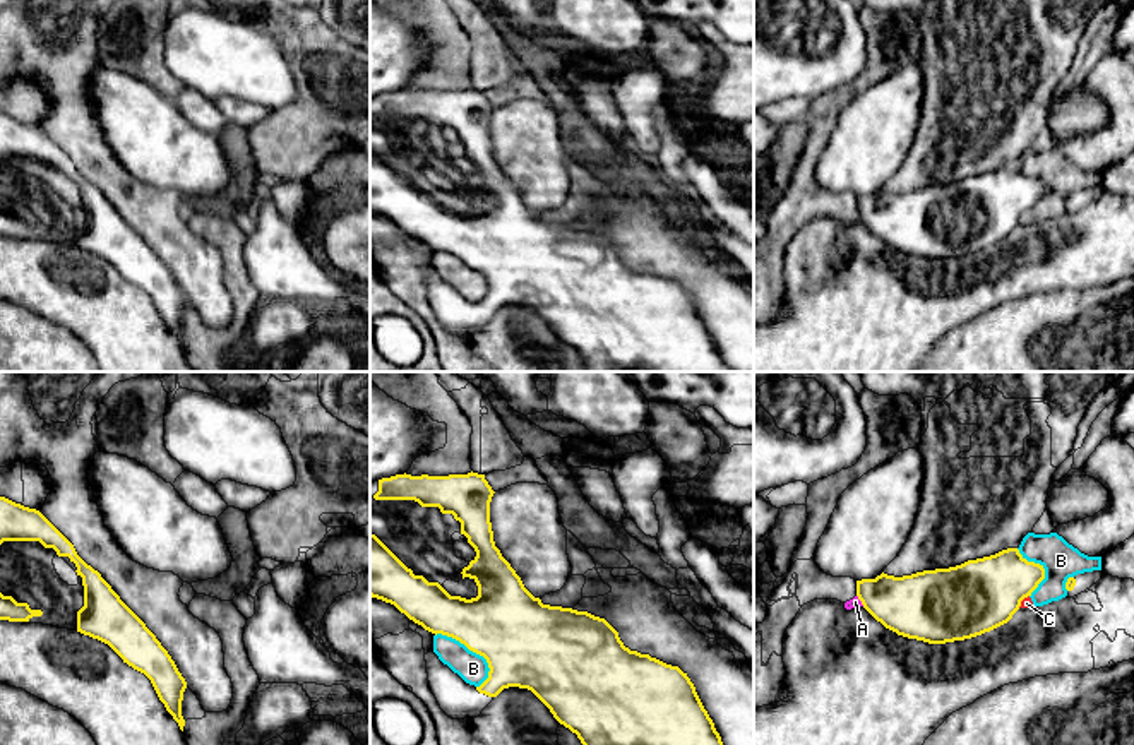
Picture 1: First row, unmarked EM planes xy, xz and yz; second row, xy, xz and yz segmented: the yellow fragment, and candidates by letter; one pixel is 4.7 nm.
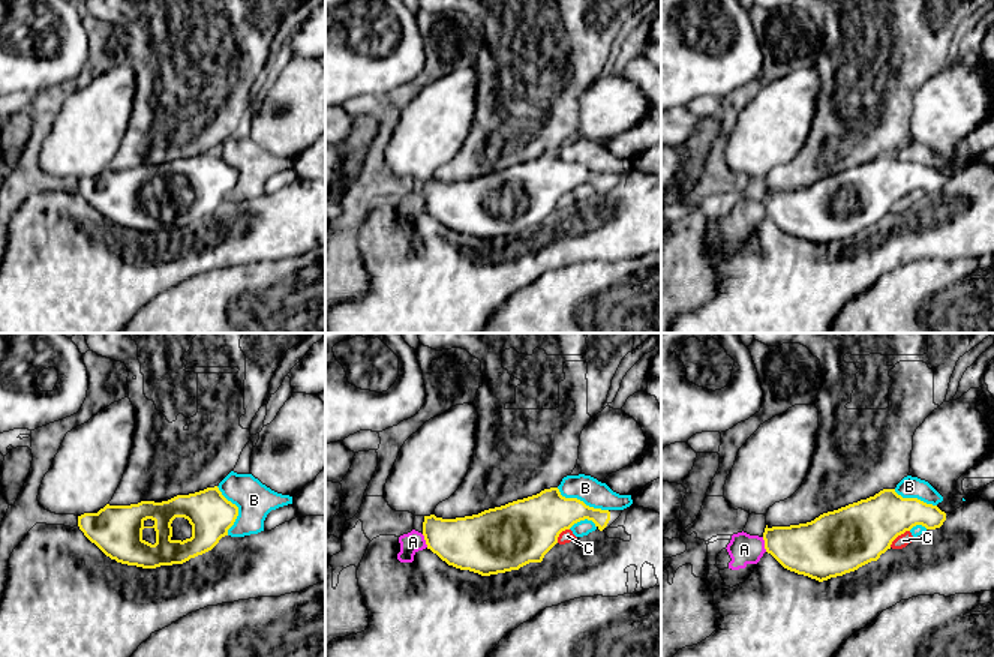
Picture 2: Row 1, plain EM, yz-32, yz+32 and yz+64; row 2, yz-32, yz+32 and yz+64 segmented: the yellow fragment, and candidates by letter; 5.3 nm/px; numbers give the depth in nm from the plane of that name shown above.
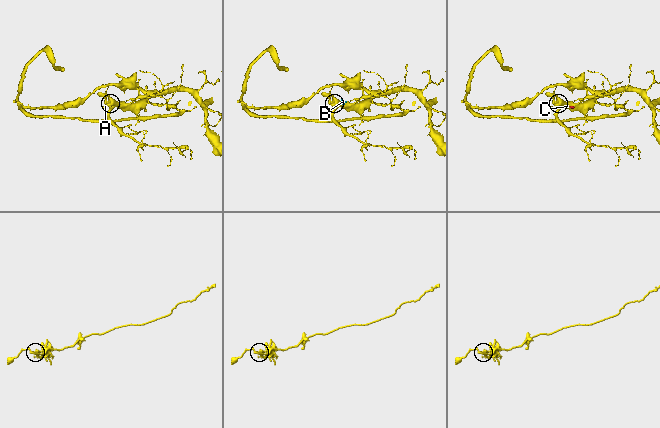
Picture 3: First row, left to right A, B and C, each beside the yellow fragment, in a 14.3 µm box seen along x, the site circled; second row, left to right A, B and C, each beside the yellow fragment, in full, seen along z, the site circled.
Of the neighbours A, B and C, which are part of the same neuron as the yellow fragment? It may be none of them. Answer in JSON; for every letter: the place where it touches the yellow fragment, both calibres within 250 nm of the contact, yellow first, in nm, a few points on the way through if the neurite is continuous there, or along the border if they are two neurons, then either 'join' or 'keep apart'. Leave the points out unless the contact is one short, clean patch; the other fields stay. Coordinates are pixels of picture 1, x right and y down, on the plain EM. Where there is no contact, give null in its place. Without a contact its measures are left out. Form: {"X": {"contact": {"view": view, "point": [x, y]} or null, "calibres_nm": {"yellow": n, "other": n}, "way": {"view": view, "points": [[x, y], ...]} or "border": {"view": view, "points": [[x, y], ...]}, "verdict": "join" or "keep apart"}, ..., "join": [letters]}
{"A": {"contact": {"view": "yz", "point": [859, 214]}, "calibres_nm": {"yellow": 280, "other": 50}, "verdict": "keep apart"}, "B": {"contact": {"view": "xz", "point": [470, 266]}, "calibres_nm": {"yellow": 380, "other": 140}, "verdict": "keep apart"}, "C": {"contact": {"view": "yz", "point": [1021, 216]}, "calibres_nm": {"yellow": 340, "other": 50}, "verdict": "keep apart"}, "join": []}

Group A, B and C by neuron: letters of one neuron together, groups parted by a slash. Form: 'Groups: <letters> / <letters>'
Groups: A B C

